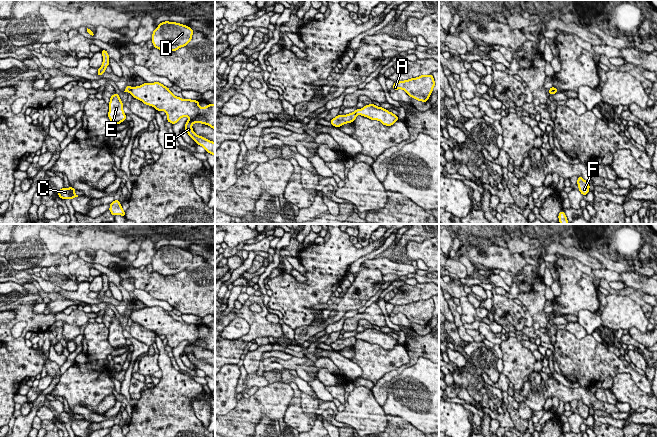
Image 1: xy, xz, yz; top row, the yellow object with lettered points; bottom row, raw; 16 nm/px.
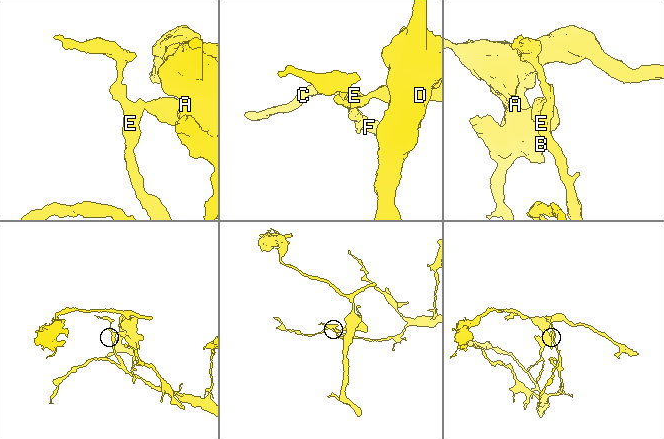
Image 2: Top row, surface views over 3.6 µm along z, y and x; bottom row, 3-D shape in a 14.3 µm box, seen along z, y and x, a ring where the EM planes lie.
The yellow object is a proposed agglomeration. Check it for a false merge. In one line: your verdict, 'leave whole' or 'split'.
split

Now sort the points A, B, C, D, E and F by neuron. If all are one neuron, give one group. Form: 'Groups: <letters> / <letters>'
Groups: A B D / C E F

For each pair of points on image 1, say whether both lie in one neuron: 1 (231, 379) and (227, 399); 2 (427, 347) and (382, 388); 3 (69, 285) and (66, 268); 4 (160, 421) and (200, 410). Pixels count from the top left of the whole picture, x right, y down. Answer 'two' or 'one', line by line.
1: one
2: one
3: two
4: two

